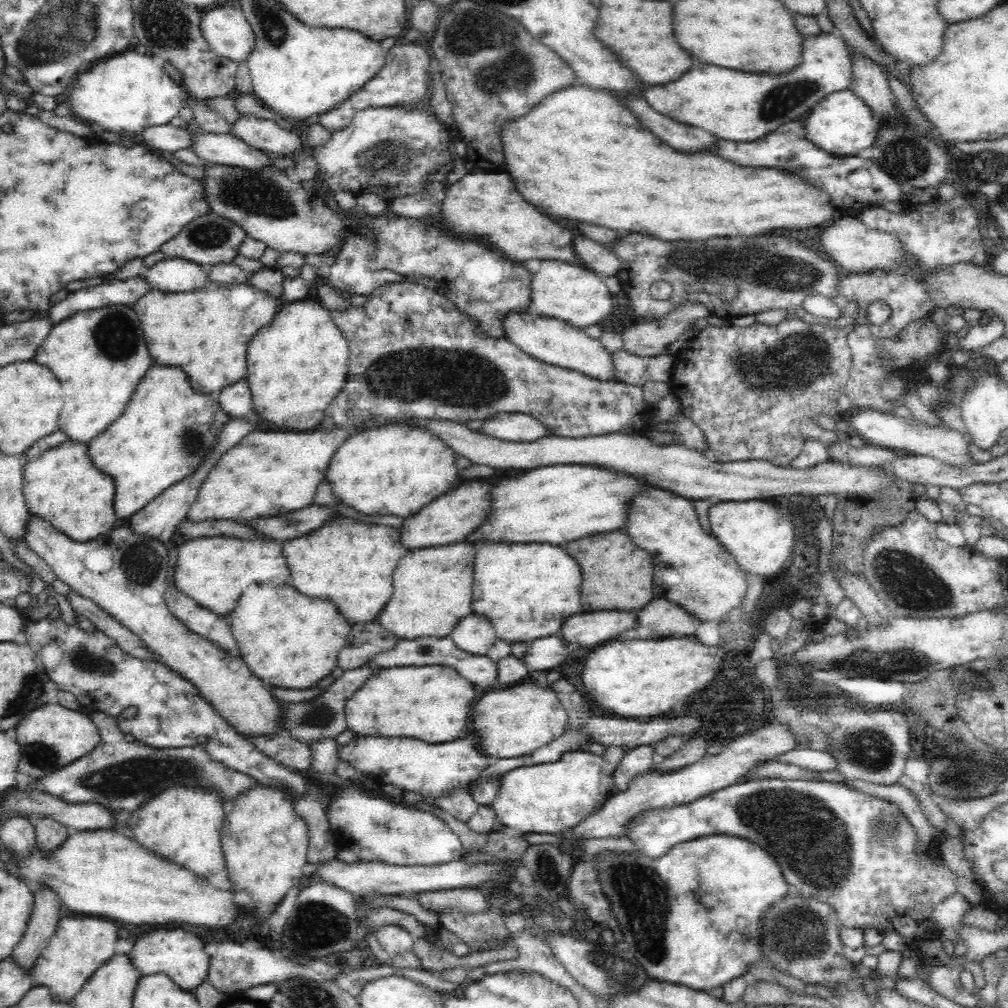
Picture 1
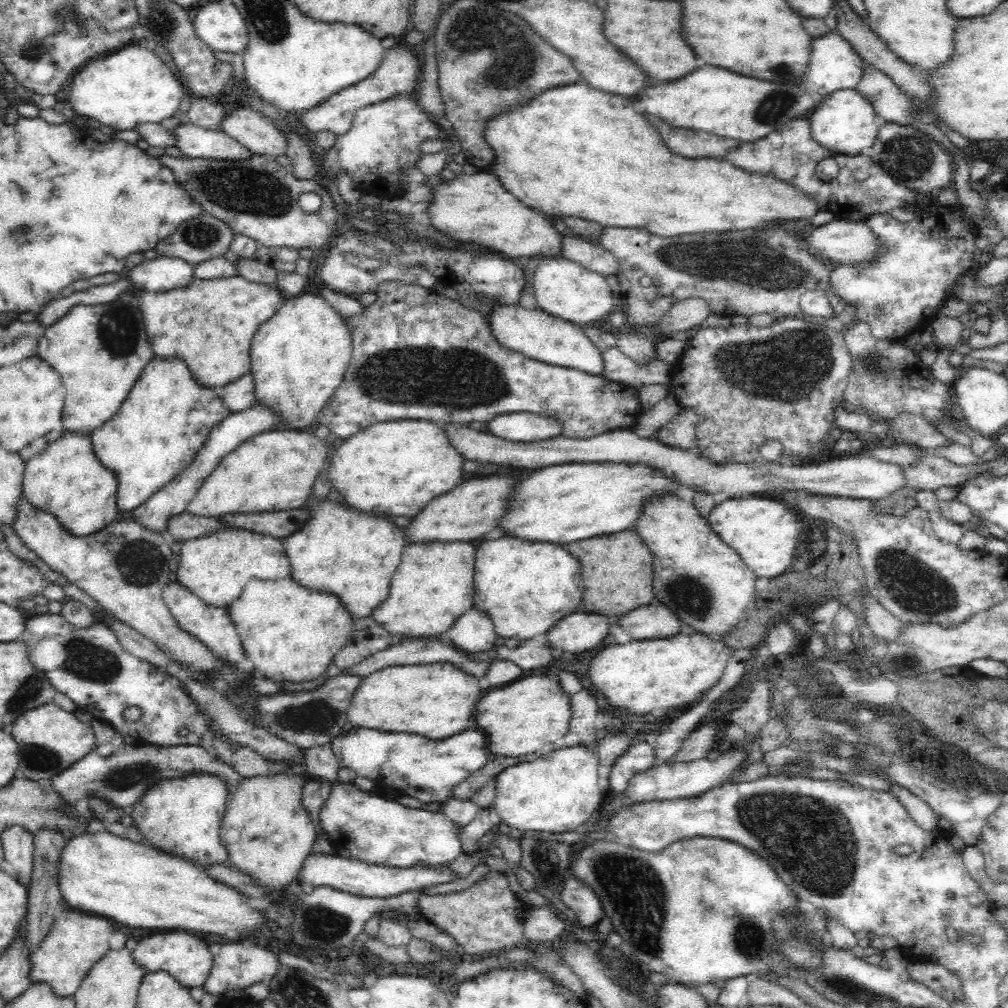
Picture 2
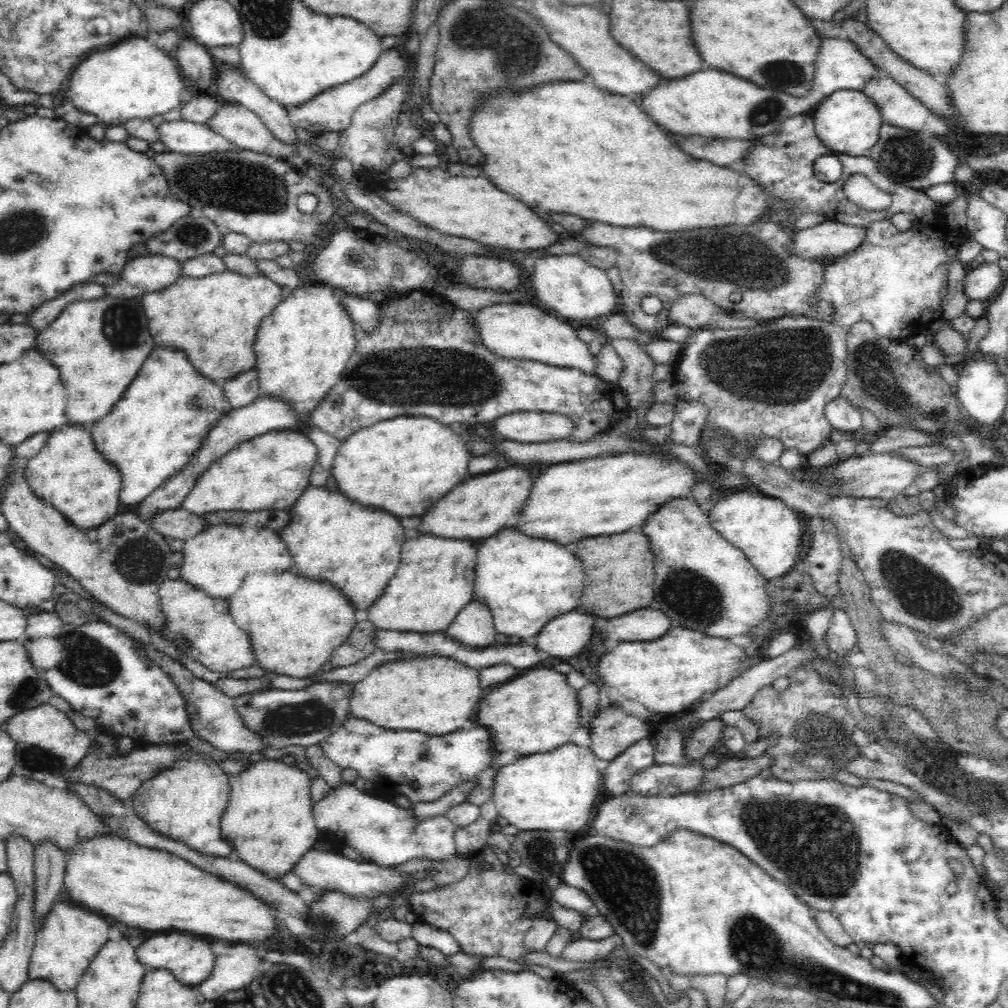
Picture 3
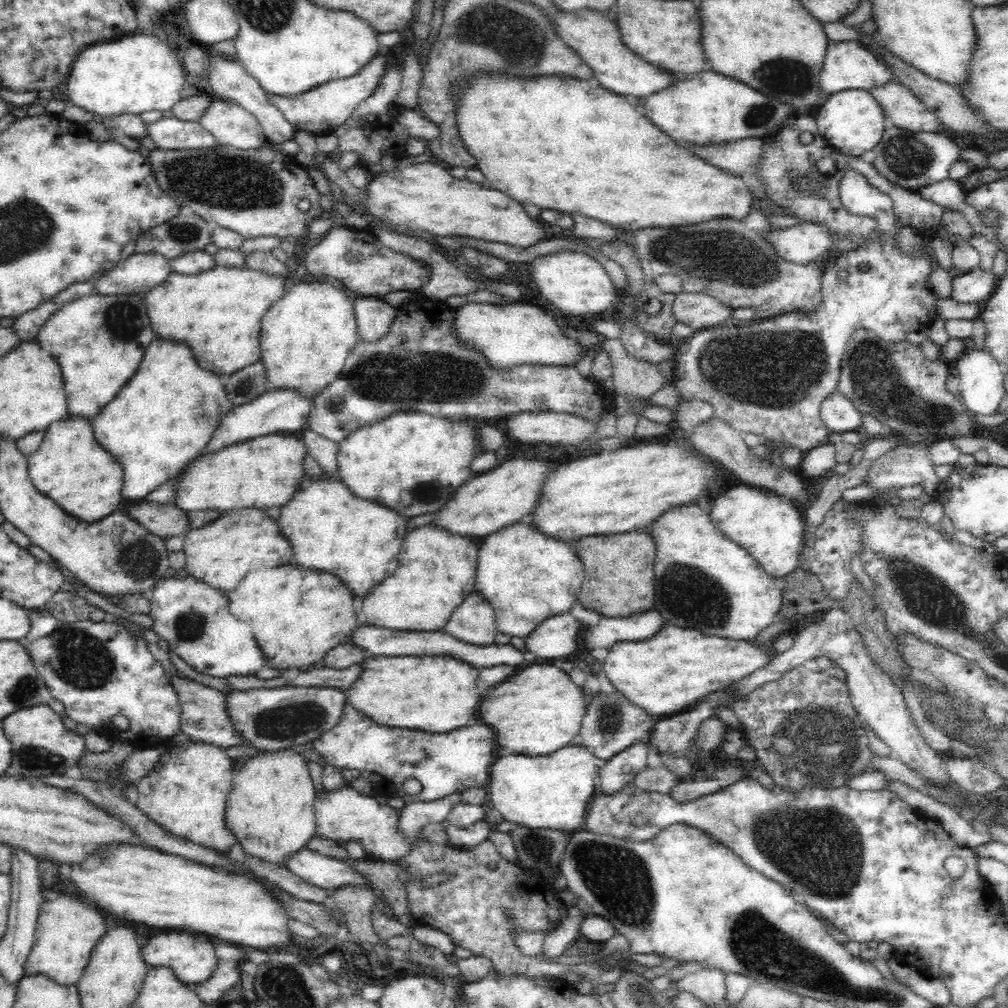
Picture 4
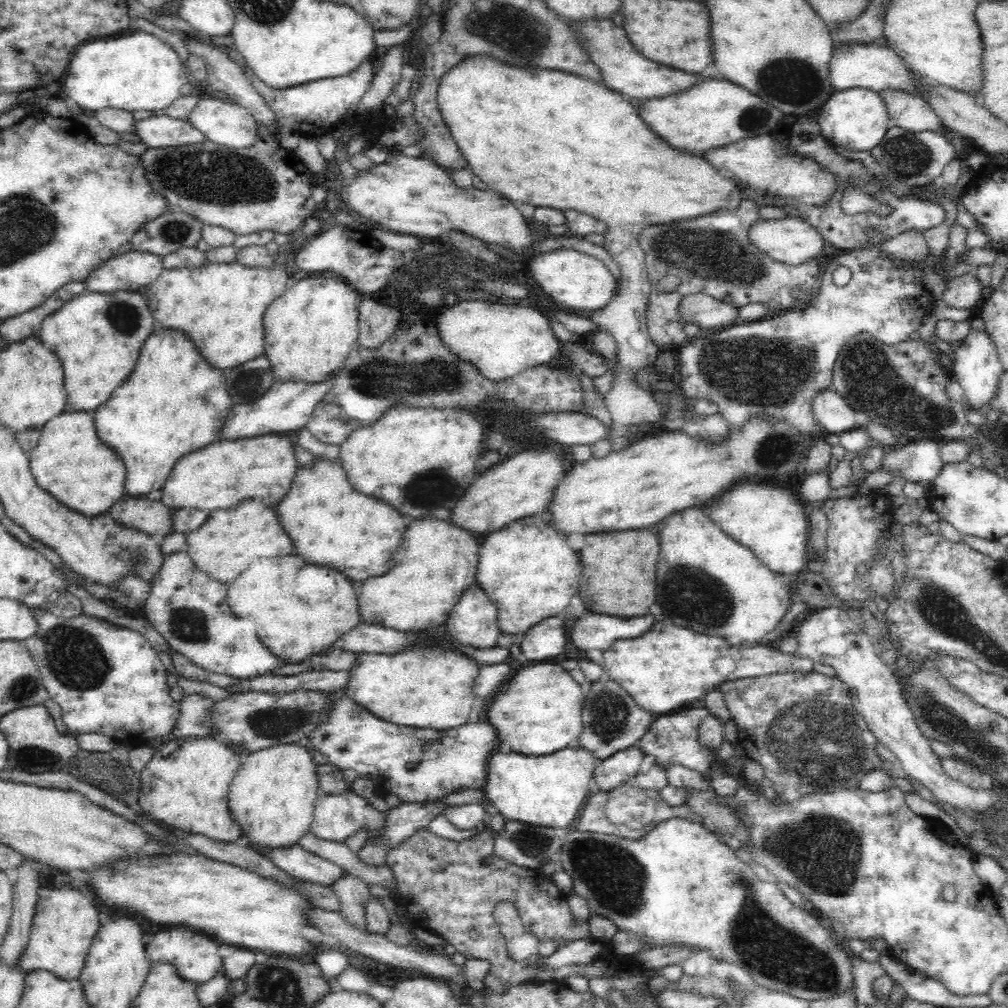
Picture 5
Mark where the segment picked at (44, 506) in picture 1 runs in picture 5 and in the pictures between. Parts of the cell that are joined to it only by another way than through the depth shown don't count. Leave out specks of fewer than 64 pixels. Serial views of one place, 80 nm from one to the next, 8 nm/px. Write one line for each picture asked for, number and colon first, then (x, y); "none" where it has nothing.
2: (67, 478)
3: (69, 473)
4: (70, 466)
5: (70, 461)

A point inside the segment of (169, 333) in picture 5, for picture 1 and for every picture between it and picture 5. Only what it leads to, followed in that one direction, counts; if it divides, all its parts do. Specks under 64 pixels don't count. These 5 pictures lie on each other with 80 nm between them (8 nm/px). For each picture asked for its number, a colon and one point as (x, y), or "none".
1: (163, 432)
2: (166, 418)
3: (164, 416)
4: (169, 410)

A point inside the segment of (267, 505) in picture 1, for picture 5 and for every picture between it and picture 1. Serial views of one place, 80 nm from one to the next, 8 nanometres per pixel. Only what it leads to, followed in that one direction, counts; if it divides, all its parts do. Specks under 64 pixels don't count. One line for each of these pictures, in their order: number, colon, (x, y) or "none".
2: (274, 471)
3: (270, 471)
4: (263, 472)
5: (224, 473)

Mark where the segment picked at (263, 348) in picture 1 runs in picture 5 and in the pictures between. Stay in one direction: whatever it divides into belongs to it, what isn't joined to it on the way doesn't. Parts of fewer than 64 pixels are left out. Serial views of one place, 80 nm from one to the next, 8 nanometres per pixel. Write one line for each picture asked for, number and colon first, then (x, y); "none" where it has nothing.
2: (299, 357)
3: (302, 347)
4: (306, 336)
5: (310, 330)

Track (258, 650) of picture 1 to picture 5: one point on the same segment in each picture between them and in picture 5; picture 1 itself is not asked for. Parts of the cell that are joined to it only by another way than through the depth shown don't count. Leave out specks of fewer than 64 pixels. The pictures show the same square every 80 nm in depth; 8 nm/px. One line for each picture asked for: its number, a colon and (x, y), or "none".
2: (296, 641)
3: (294, 623)
4: (305, 613)
5: (307, 606)

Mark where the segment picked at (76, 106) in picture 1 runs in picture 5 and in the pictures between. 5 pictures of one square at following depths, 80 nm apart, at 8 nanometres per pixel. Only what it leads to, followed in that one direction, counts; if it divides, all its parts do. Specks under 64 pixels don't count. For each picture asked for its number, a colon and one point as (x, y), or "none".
2: (133, 86)
3: (135, 79)
4: (138, 73)
5: (136, 72)

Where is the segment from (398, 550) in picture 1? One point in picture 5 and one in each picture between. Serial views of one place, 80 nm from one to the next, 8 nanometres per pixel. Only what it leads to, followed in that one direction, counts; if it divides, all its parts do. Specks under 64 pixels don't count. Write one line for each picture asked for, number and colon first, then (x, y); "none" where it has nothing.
2: (352, 554)
3: (329, 536)
4: (331, 529)
5: (330, 523)

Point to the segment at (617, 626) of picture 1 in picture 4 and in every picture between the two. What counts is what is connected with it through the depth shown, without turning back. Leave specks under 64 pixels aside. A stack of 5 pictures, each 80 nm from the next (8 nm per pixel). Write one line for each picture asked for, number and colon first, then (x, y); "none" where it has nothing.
2: (576, 632)
3: (567, 635)
4: (557, 637)

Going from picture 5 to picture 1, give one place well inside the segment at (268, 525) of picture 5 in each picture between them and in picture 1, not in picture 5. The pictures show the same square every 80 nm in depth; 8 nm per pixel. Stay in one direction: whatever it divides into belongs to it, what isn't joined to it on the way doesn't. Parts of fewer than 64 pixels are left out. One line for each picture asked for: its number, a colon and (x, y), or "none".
1: (213, 570)
2: (216, 567)
3: (216, 560)
4: (220, 553)

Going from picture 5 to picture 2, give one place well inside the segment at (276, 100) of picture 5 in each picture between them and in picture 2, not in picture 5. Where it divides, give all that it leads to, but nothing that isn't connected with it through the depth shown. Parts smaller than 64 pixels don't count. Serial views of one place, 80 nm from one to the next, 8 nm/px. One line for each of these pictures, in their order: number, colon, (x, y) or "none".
2: (399, 72)
3: (332, 110)
4: (324, 107)

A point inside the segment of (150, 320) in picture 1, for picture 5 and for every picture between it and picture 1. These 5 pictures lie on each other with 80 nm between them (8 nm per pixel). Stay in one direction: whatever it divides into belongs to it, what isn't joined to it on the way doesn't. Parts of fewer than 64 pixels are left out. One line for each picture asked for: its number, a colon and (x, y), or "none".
2: (211, 322)
3: (215, 319)
4: (218, 312)
5: (221, 306)

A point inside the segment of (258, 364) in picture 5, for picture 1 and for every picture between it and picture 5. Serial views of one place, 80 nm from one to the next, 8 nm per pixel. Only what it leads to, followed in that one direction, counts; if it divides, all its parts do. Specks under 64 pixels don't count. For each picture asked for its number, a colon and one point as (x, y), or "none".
1: (236, 400)
2: (239, 395)
3: (245, 388)
4: (242, 387)

